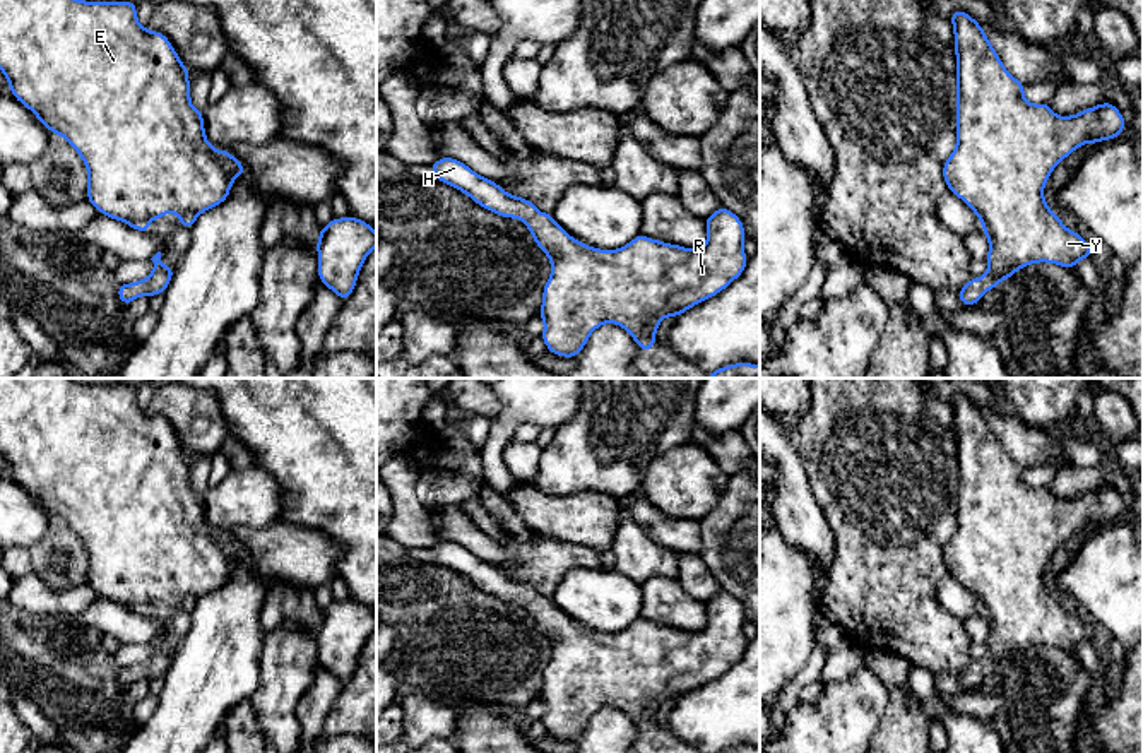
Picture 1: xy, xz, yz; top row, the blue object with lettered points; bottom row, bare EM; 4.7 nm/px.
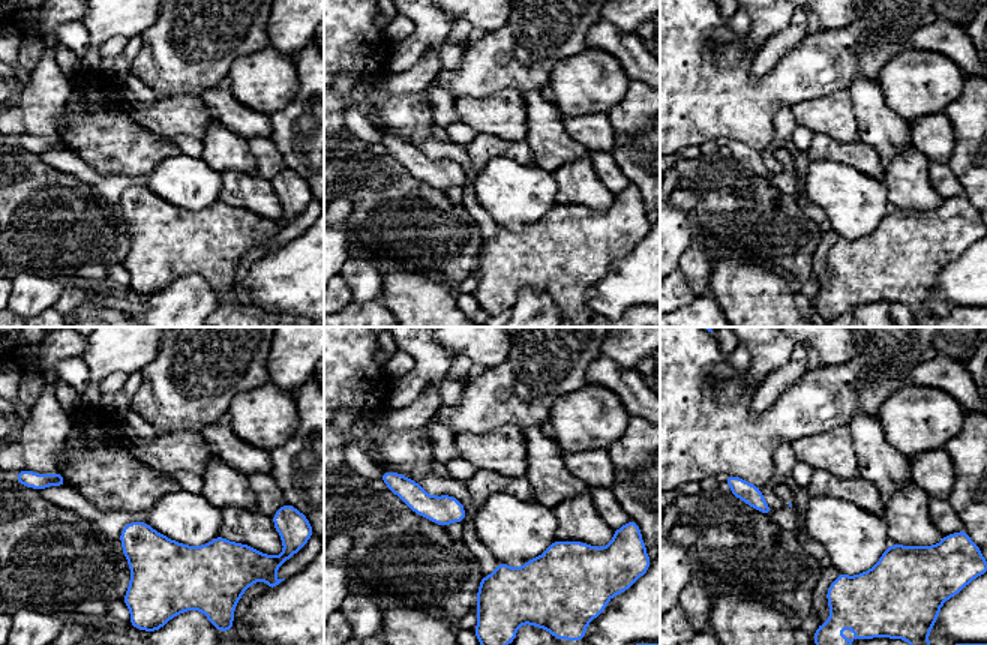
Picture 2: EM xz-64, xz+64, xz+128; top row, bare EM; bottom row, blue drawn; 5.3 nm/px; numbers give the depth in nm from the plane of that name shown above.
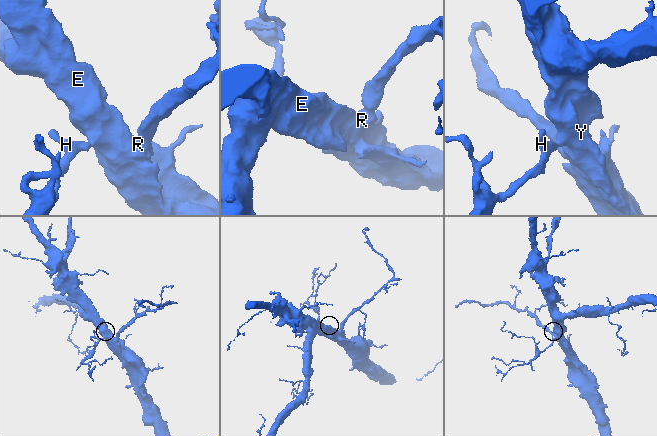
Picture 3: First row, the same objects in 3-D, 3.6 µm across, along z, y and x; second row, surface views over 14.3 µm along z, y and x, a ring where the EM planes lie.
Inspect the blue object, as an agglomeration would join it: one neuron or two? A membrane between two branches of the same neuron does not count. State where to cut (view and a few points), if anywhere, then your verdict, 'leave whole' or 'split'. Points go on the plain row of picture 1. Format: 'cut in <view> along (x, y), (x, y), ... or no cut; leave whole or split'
no cut; leave whole

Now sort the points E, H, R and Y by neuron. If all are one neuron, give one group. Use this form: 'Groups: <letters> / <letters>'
Groups: E H R Y

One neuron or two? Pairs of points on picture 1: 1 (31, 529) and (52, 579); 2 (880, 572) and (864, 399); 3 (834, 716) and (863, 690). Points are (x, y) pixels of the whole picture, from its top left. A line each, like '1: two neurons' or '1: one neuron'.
1: two neurons
2: one neuron
3: one neuron

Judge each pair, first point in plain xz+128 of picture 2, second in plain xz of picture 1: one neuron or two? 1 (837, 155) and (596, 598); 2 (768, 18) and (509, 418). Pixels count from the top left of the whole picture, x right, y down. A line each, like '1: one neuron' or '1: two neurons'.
1: two neurons
2: two neurons

